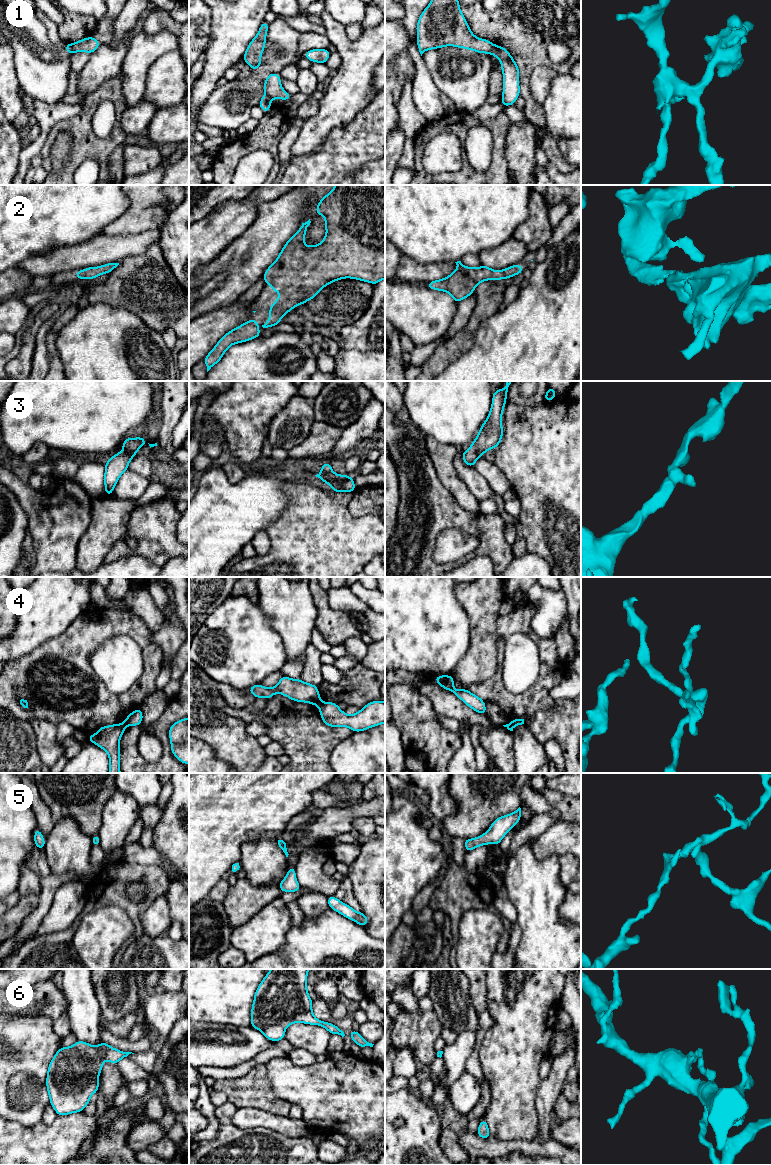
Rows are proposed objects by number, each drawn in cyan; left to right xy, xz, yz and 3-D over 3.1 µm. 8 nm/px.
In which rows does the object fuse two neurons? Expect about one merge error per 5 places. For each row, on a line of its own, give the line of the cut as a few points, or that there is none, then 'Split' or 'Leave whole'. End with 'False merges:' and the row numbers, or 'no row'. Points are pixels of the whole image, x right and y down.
1: Split along yz (494, 45), (490, 53). Split
2: No split. Leave whole
3: No split. Leave whole
4: Split along xz (321, 702), (318, 706). Split
5: No split. Leave whole
6: No split. Leave whole
False merges: 1, 4

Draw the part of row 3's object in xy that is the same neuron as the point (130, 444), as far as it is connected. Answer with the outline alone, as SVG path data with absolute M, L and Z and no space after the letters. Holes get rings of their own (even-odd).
M144 437L127 439L122 443L123 452L118 452L112 456L105 464L104 484L106 496L112 495L120 476L128 470L129 462L136 455L137 451L146 444Z

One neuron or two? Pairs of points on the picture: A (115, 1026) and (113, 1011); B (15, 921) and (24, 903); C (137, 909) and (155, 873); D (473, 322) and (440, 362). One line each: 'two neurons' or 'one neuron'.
A: two neurons
B: one neuron
C: one neuron
D: one neuron

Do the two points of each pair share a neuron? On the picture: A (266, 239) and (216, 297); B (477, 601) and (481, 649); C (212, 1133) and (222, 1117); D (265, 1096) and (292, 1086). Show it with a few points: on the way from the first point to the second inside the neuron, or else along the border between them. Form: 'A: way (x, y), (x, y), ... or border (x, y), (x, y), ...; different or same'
A: way (252, 254), (242, 273), (231, 284); same
B: way (481, 613), (481, 637); same
C: border (214, 1108), (219, 1133), (214, 1139), (205, 1141); different
D: border (266, 1070), (272, 1090), (291, 1104); different

